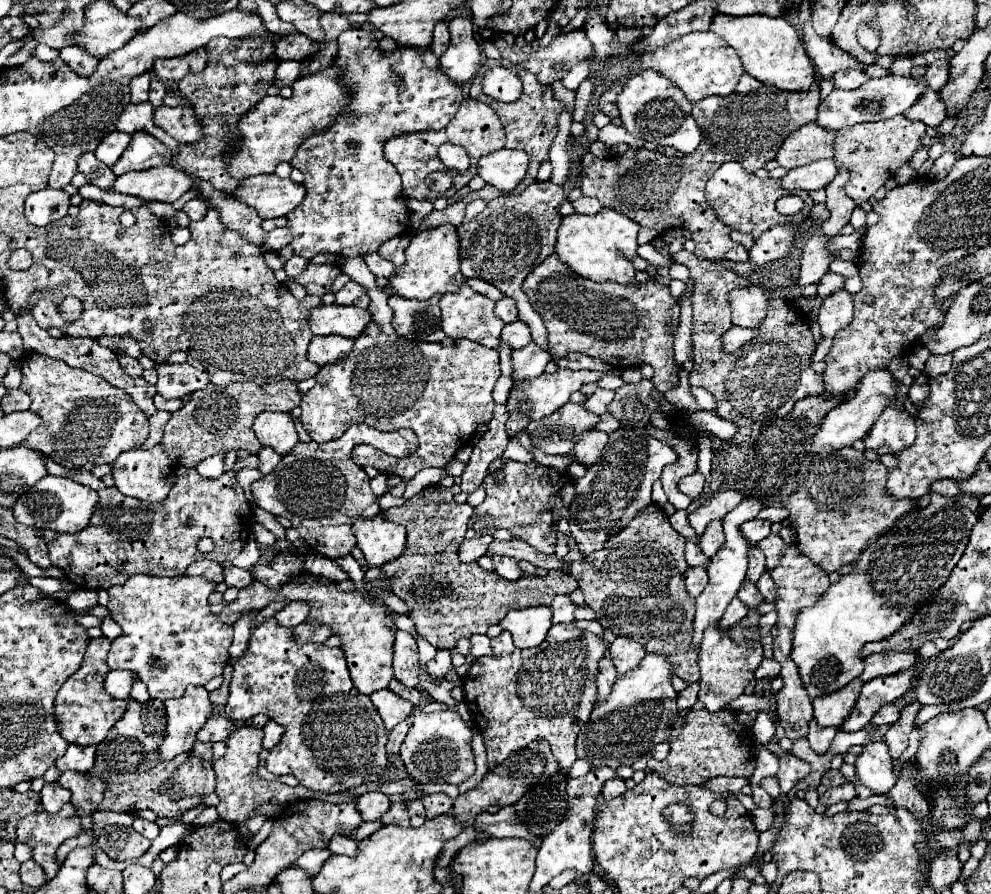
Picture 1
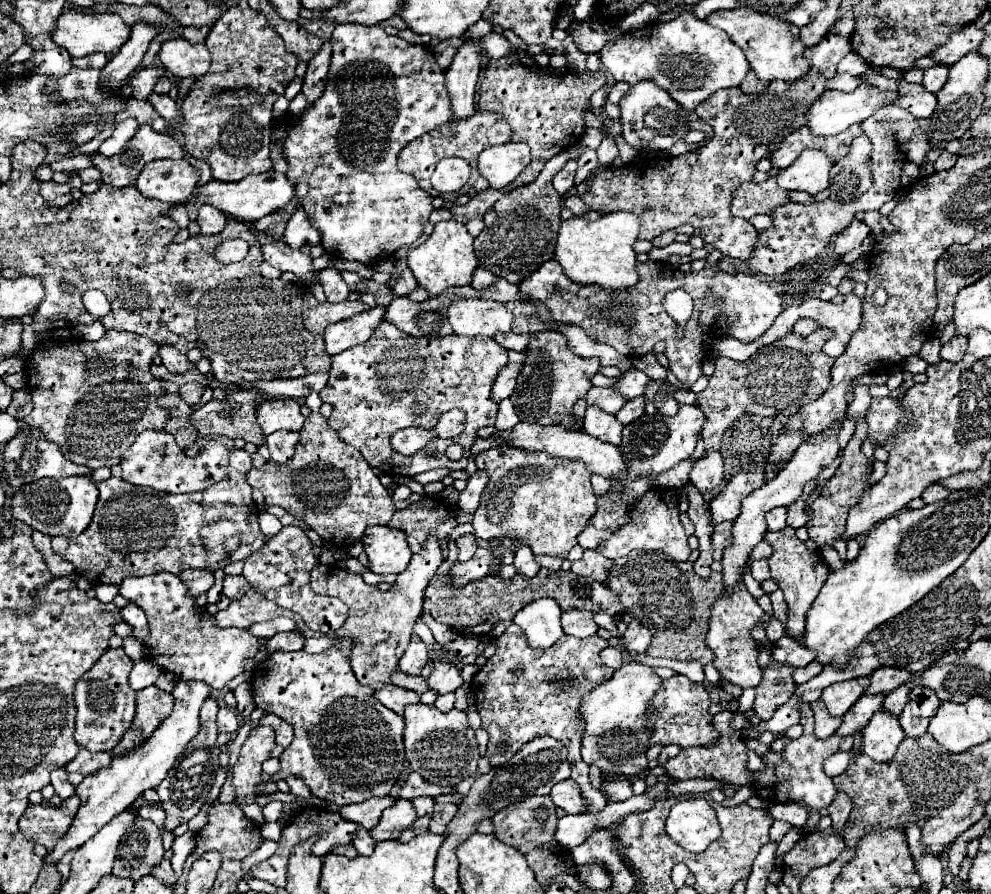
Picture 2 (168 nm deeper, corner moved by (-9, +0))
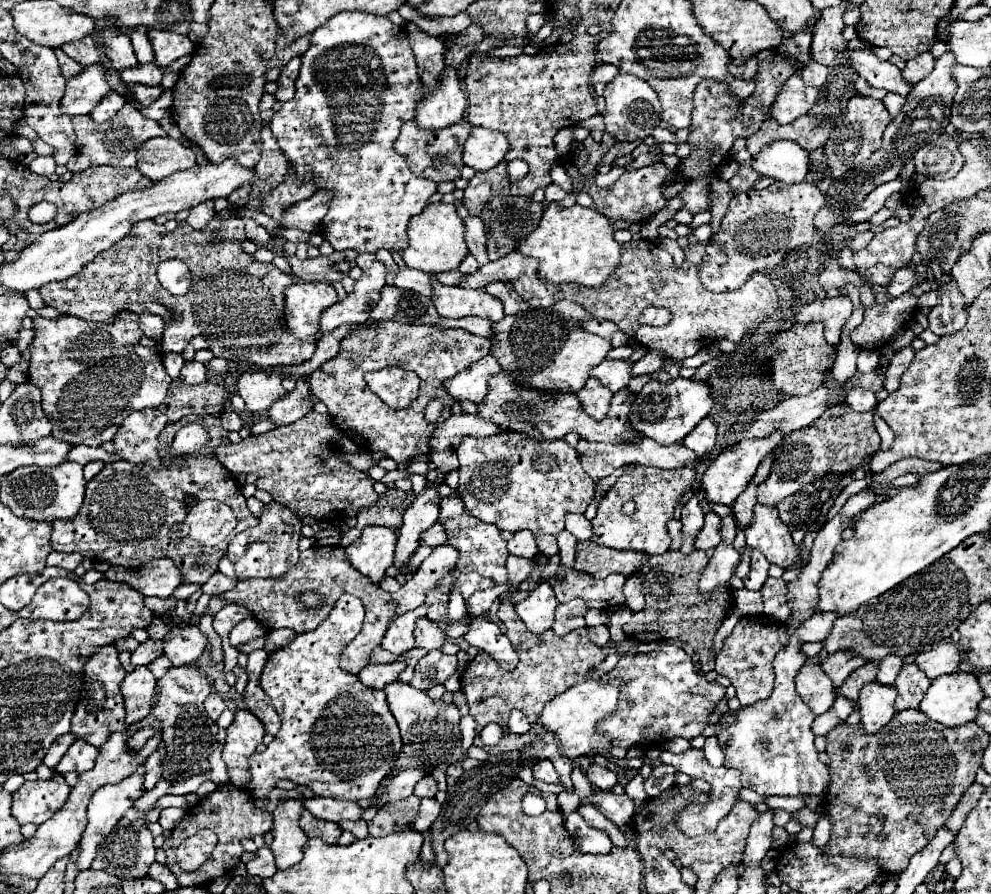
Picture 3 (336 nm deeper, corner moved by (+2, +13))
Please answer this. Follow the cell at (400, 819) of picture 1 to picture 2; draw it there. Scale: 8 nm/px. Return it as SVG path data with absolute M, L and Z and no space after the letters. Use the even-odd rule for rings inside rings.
M428 796L414 798L414 800L412 800L412 804L414 804L414 808L416 808L418 818L422 818L422 816L430 814L430 812L432 812L432 808L434 808L434 800L432 800L432 798L428 798Z

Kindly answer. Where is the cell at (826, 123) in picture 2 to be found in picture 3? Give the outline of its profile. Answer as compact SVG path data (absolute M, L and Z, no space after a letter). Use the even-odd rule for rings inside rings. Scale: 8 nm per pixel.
M791 75L783 83L779 95L775 97L771 117L781 125L793 123L797 117L805 115L817 103L817 99L819 99L819 89L805 87L799 75Z

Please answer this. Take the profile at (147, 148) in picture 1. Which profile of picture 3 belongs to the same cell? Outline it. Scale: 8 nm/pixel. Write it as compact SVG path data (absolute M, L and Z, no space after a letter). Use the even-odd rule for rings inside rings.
M129 101L113 119L109 119L105 123L93 123L93 119L89 115L81 115L81 117L73 117L73 125L75 125L75 133L77 133L75 147L79 153L83 153L91 159L91 165L135 167L131 161L131 153L135 157L135 151L141 143L165 133L165 129L157 121L143 117Z

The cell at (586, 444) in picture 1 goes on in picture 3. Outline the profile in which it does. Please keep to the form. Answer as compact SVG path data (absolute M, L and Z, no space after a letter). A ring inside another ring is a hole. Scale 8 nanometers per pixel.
M589 377L589 381L585 383L585 387L577 395L579 395L581 405L583 405L583 409L585 409L587 415L591 415L597 421L601 421L607 415L609 401L611 401L613 393L605 385L601 385L597 379Z

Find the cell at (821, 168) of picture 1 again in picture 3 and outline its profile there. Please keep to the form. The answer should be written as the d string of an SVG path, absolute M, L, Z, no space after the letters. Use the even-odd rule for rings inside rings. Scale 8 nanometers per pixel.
M777 141L777 143L765 145L761 149L761 155L753 157L751 167L763 177L771 177L771 179L777 179L783 183L799 183L805 179L805 175L809 171L809 153L793 141Z

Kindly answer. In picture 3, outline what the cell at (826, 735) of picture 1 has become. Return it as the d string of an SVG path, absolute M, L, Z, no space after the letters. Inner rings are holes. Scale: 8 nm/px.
M809 657L805 661L805 665L795 677L795 685L797 685L797 693L815 715L825 713L835 701L833 683L829 683L829 677L821 671L817 657Z

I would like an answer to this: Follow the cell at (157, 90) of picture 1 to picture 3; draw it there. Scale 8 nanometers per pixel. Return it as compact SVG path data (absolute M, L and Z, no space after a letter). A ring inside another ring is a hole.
M135 27L131 31L131 43L133 43L133 49L135 49L139 63L153 63L155 61L151 43L147 39L147 27Z

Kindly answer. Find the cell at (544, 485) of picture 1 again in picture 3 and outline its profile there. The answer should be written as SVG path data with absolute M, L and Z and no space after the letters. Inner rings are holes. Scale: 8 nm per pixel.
M503 431L493 437L465 437L457 449L459 455L459 495L465 503L465 509L481 519L483 523L495 525L499 531L517 533L521 529L533 531L533 535L551 533L557 535L563 531L567 513L585 513L593 495L595 481L585 475L577 451L563 439L557 441L537 441L523 433Z

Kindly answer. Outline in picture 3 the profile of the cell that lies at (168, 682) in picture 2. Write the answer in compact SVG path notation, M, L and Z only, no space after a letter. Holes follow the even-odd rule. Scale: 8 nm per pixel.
M161 655L159 659L155 659L155 661L149 665L149 671L155 675L155 679L161 679L161 677L169 671L169 667L171 667L171 663L167 661L165 655Z

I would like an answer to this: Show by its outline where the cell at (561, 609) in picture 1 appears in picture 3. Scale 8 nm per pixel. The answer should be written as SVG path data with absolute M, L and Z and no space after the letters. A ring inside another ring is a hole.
M581 599L561 603L555 611L555 623L553 623L551 629L557 635L567 635L567 633L583 627L585 625L585 619L583 619L585 611L587 611L587 605Z

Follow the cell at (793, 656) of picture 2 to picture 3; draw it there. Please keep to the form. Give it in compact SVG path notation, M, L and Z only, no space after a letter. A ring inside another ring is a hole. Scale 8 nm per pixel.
M815 613L811 619L807 619L799 629L797 635L801 637L801 641L811 643L811 641L825 641L825 635L829 635L829 627L833 627L833 621L839 615L833 613Z

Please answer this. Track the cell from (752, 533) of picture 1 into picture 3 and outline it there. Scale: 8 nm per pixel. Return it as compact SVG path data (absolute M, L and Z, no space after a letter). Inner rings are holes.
M839 403L827 409L817 423L797 429L781 439L775 447L775 459L769 477L757 487L757 501L765 505L777 505L781 499L799 491L803 485L823 479L827 475L845 475L861 465L869 455L879 449L881 437L873 423L873 413L857 413L847 403Z

